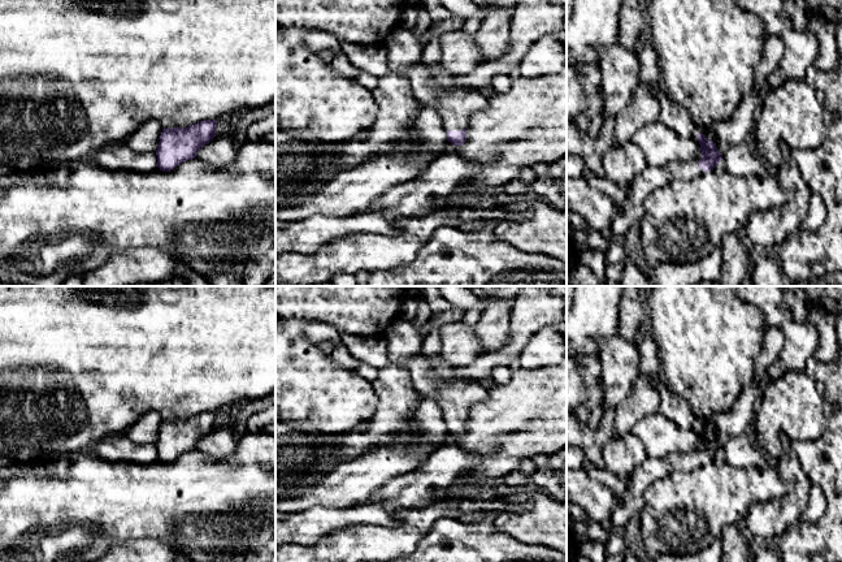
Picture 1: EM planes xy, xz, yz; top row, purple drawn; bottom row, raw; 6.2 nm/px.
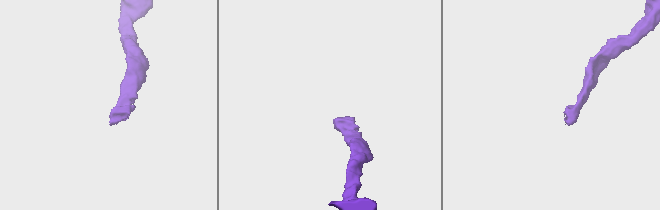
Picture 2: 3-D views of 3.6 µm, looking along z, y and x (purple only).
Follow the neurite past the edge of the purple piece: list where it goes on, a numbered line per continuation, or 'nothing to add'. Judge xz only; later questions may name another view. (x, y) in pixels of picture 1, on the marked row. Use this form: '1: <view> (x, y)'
1: xz (432, 85)

